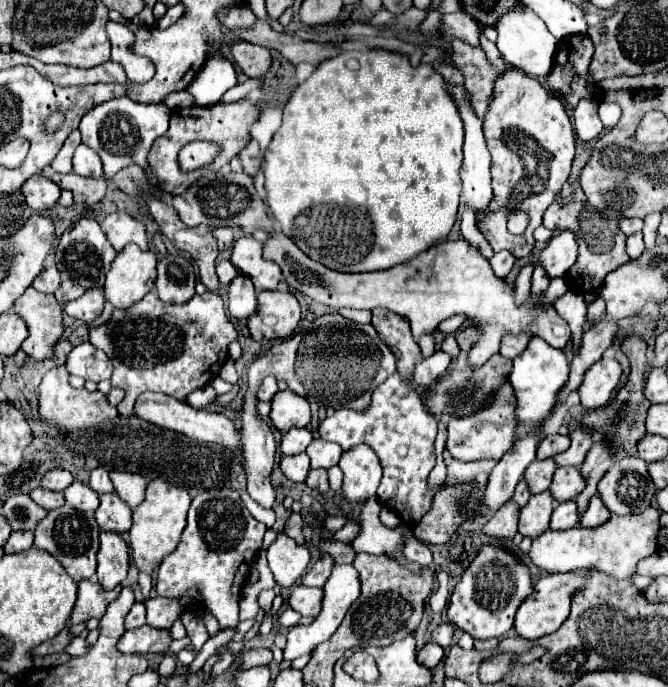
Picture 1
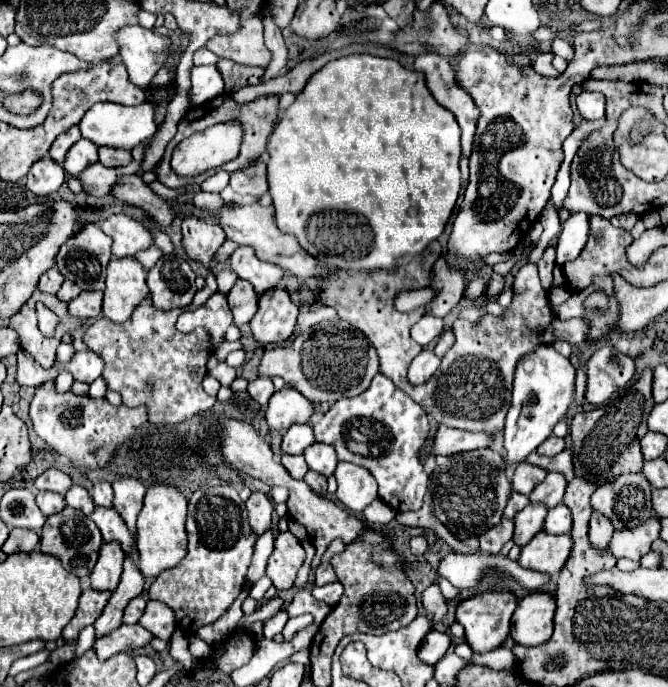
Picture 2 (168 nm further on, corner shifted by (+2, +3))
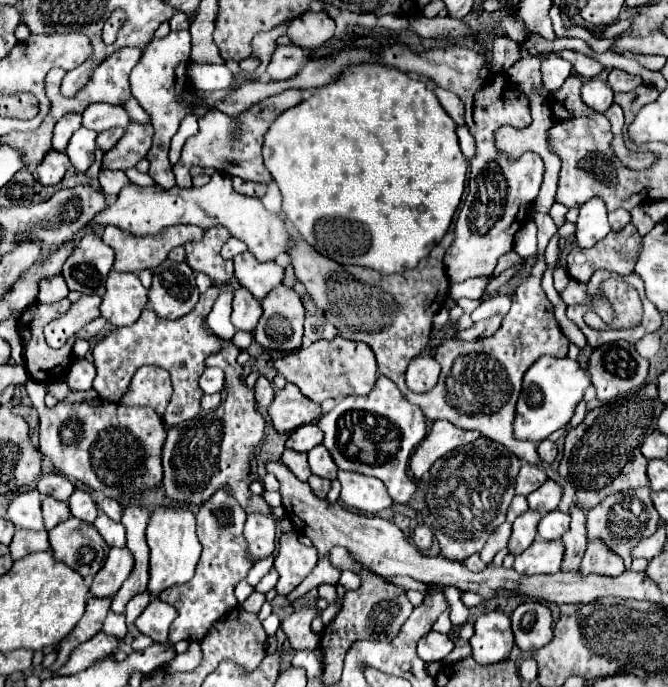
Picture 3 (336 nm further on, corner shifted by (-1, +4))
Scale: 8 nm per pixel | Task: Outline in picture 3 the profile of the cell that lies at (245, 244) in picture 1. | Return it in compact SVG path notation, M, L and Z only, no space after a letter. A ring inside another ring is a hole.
M249 251L235 255L235 277L241 287L249 289L259 301L283 279L283 267L275 261L257 261Z

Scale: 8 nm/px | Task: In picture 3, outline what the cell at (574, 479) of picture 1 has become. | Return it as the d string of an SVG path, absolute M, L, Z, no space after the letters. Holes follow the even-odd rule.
M547 479L539 489L535 489L533 493L527 495L527 501L529 501L529 509L549 513L549 511L557 509L557 505L561 501L561 487L553 479Z

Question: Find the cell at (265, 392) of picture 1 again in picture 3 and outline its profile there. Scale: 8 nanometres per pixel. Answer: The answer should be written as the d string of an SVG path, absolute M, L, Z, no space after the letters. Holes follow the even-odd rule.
M265 377L257 379L257 385L253 387L253 391L255 391L257 407L267 407L273 401L273 387L271 387L271 381L267 381Z

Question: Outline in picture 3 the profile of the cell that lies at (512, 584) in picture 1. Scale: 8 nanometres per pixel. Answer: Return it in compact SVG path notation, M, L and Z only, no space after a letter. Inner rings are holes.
M491 611L475 621L475 635L471 637L473 659L481 665L505 661L513 649L513 631L509 615Z

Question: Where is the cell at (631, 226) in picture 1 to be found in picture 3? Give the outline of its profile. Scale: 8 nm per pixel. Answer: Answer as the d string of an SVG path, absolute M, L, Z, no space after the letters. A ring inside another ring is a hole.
M615 209L609 213L609 225L613 231L623 229L629 221L631 221L631 217L629 217L629 211L625 211L625 209Z

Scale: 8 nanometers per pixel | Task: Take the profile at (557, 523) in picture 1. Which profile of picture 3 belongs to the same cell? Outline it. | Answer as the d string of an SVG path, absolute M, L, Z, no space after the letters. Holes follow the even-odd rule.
M555 509L555 511L543 515L543 519L539 521L537 533L545 541L555 541L555 539L561 539L561 535L567 529L569 529L569 515L565 515L559 509Z

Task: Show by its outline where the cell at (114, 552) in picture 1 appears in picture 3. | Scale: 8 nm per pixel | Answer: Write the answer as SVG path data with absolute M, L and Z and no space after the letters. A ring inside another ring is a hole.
M113 547L101 571L93 577L89 593L93 597L113 597L123 585L123 581L129 577L131 569L133 569L133 553L129 553L125 547L123 549Z

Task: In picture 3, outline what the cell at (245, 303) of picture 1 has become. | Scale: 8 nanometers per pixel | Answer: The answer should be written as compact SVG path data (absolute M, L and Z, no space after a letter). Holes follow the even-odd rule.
M239 287L233 297L233 315L231 315L235 329L251 333L255 329L261 313L263 313L261 303L245 287Z

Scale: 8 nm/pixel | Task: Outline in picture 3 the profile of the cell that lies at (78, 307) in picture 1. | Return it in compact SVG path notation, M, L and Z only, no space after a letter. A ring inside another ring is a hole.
M83 295L77 303L71 305L71 309L63 317L51 321L45 327L47 343L55 349L63 347L69 337L77 335L87 323L99 317L99 305L101 305L99 295Z

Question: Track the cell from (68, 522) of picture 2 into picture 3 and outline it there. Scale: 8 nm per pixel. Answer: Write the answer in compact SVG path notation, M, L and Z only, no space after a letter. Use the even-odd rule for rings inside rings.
M69 517L49 531L51 549L57 561L69 565L83 577L93 577L105 563L109 545L97 529L85 521Z

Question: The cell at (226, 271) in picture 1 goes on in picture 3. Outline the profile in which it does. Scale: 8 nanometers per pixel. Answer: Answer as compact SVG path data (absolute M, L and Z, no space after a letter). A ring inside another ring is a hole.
M223 291L213 305L213 311L207 317L209 329L221 339L231 339L237 331L229 319L231 317L231 299L233 299L233 295L229 291Z

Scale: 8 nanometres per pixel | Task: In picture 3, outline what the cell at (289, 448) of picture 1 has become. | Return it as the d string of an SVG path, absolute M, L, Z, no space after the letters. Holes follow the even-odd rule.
M311 423L311 425L303 425L299 429L295 429L289 439L287 439L287 449L293 449L293 451L301 451L301 453L307 453L311 451L315 445L319 445L323 441L323 431Z

